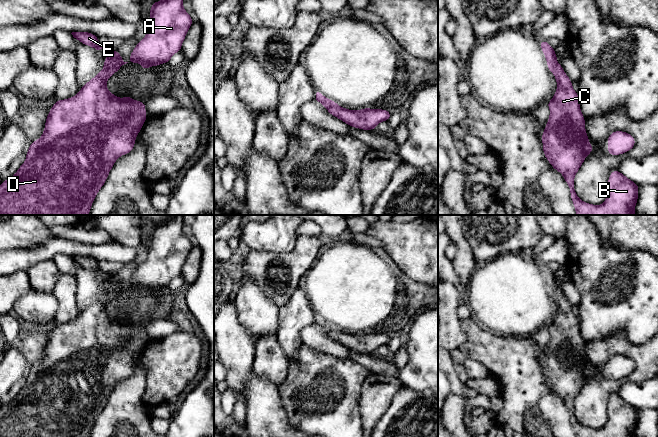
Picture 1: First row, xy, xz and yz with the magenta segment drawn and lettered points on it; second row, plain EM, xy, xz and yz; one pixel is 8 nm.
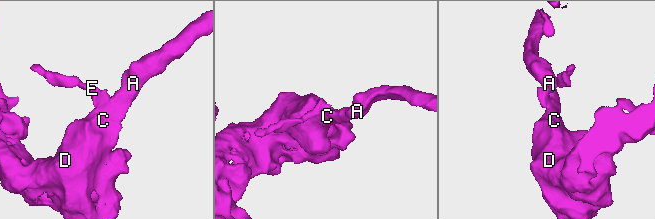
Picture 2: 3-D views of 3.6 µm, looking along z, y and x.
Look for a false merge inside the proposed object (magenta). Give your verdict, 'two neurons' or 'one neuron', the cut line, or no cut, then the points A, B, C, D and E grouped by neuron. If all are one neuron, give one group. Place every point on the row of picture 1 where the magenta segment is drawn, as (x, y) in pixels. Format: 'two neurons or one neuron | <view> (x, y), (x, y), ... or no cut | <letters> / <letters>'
two neurons | xy (119, 66), (116, 69), (103, 68) | A B C D / E

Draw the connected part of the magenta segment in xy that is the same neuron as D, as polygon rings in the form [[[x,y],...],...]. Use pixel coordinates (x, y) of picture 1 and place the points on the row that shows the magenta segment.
[[[120,67],[115,69],[103,69],[89,82],[82,86],[81,90],[74,96],[64,100],[57,100],[47,115],[44,132],[41,137],[31,142],[26,154],[25,162],[20,165],[17,172],[8,180],[3,180],[0,185],[0,215],[88,215],[92,203],[107,180],[110,170],[115,161],[122,155],[131,152],[134,149],[134,144],[137,134],[146,121],[145,103],[136,101],[128,96],[118,98],[112,94],[106,86],[108,79],[116,73]]]

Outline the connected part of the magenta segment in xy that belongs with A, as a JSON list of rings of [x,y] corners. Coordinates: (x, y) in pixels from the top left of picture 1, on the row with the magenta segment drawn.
[[[183,0],[153,2],[146,36],[137,43],[129,61],[139,63],[143,70],[168,63],[179,52],[193,23],[183,7]]]

